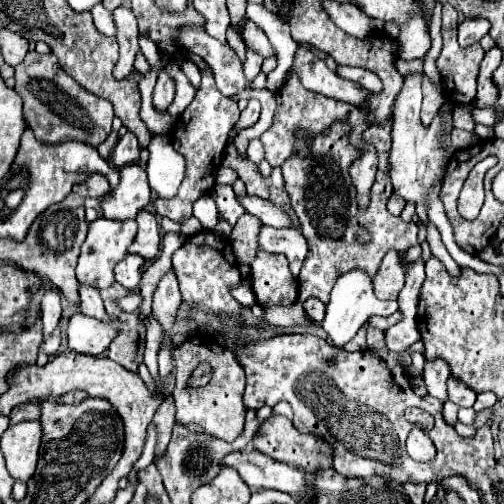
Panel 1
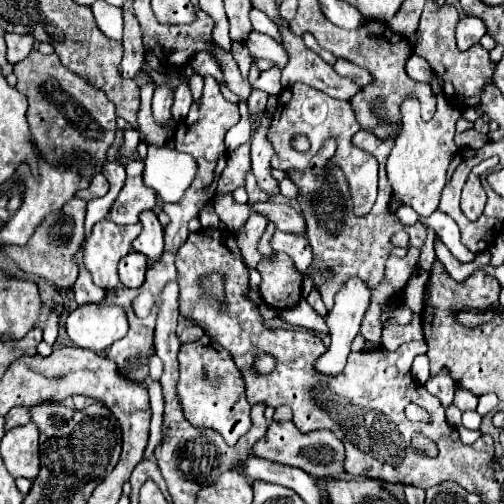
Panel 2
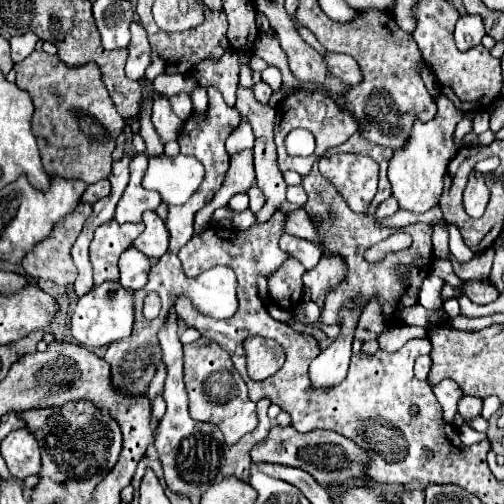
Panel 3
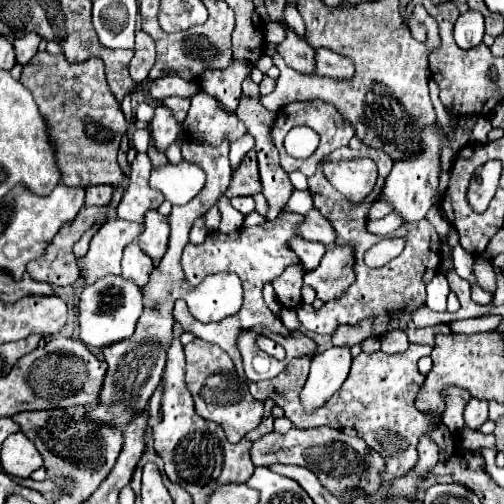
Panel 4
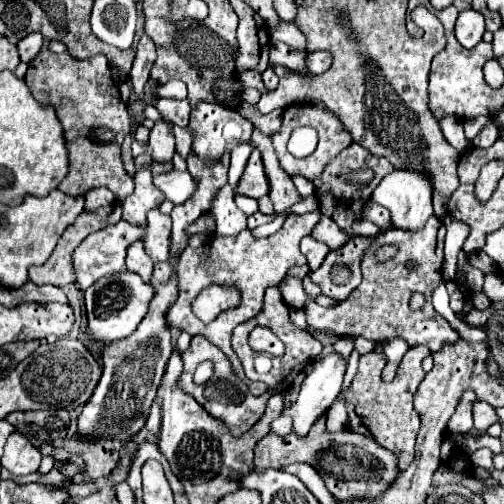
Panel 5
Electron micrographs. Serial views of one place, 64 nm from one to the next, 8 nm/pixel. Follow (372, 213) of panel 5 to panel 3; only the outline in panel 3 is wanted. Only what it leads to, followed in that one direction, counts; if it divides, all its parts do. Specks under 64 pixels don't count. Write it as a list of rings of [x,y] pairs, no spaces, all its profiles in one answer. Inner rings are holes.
[[[388,198],[388,200],[384,200],[384,202],[376,208],[376,216],[378,216],[378,218],[384,218],[384,216],[394,214],[396,210],[398,210],[398,202],[396,202],[394,198]]]

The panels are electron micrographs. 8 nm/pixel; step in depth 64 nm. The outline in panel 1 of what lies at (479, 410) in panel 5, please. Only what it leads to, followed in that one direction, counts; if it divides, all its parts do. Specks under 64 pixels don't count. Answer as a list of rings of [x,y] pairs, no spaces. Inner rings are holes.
[[[450,378],[448,380],[448,398],[458,404],[460,408],[472,408],[474,402],[476,402],[476,392],[472,392],[468,386],[460,384],[460,380],[456,378]]]

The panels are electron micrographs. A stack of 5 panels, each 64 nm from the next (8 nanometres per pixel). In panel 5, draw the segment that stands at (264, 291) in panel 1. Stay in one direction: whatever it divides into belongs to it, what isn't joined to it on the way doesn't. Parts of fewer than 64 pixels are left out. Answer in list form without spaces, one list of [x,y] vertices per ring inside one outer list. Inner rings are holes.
[[[290,278],[290,280],[286,280],[284,284],[280,284],[280,290],[282,290],[284,302],[286,302],[290,308],[296,310],[306,308],[308,298],[304,296],[302,280],[300,280],[300,278]]]

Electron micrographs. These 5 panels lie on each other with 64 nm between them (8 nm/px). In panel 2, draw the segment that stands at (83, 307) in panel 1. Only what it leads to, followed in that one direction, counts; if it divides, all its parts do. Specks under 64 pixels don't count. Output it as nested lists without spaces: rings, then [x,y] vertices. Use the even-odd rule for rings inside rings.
[[[84,242],[80,246],[80,252],[76,252],[76,264],[80,268],[80,276],[78,280],[74,282],[72,286],[72,292],[74,292],[74,300],[78,304],[88,304],[88,302],[100,302],[104,298],[104,292],[102,288],[98,288],[92,278],[90,278],[90,272],[84,268]]]

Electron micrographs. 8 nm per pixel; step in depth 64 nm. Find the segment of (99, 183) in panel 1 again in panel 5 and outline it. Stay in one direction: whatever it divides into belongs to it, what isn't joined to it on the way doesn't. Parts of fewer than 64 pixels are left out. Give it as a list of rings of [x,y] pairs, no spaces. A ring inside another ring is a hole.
[[[94,188],[84,198],[86,198],[86,210],[96,210],[114,202],[114,196],[112,192],[108,192],[108,188]]]

